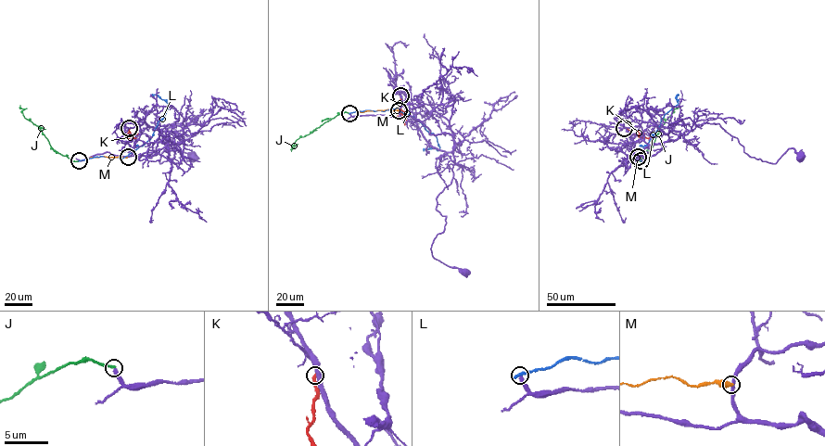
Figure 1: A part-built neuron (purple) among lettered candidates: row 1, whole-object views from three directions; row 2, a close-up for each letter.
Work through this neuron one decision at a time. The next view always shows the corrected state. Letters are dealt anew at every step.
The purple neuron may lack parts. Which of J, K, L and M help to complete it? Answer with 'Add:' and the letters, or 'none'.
Add: none

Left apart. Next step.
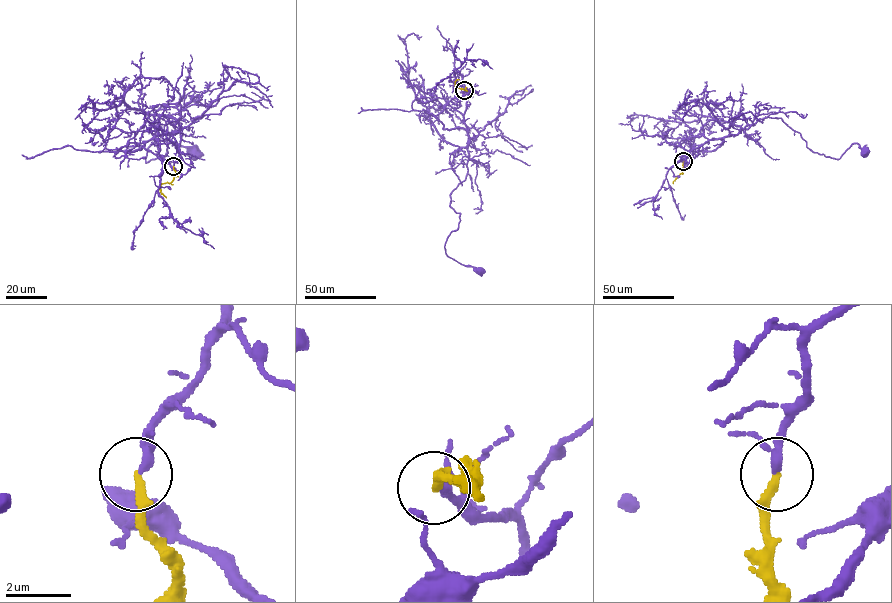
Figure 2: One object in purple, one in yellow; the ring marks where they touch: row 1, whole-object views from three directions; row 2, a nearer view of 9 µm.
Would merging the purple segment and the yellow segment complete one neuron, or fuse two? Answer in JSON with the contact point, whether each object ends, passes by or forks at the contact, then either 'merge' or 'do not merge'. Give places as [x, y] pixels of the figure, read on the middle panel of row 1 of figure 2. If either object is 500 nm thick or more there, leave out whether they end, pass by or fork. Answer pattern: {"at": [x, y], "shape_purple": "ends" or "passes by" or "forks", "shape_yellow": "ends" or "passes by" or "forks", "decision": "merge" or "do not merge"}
{"at": [464, 90], "shape_purple": "passes by", "shape_yellow": "ends", "decision": "merge"}

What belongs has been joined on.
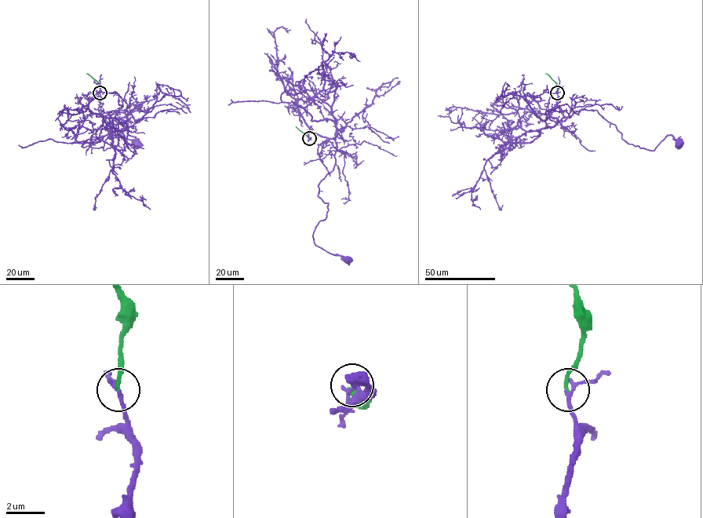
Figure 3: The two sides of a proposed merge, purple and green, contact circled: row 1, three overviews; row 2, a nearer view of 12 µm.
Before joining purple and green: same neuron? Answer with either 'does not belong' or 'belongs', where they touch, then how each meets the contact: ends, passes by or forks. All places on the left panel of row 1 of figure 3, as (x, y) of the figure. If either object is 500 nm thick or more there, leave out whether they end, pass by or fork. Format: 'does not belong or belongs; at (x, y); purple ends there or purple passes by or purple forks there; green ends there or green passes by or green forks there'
belongs; at (100, 93); purple passes by; green ends there

